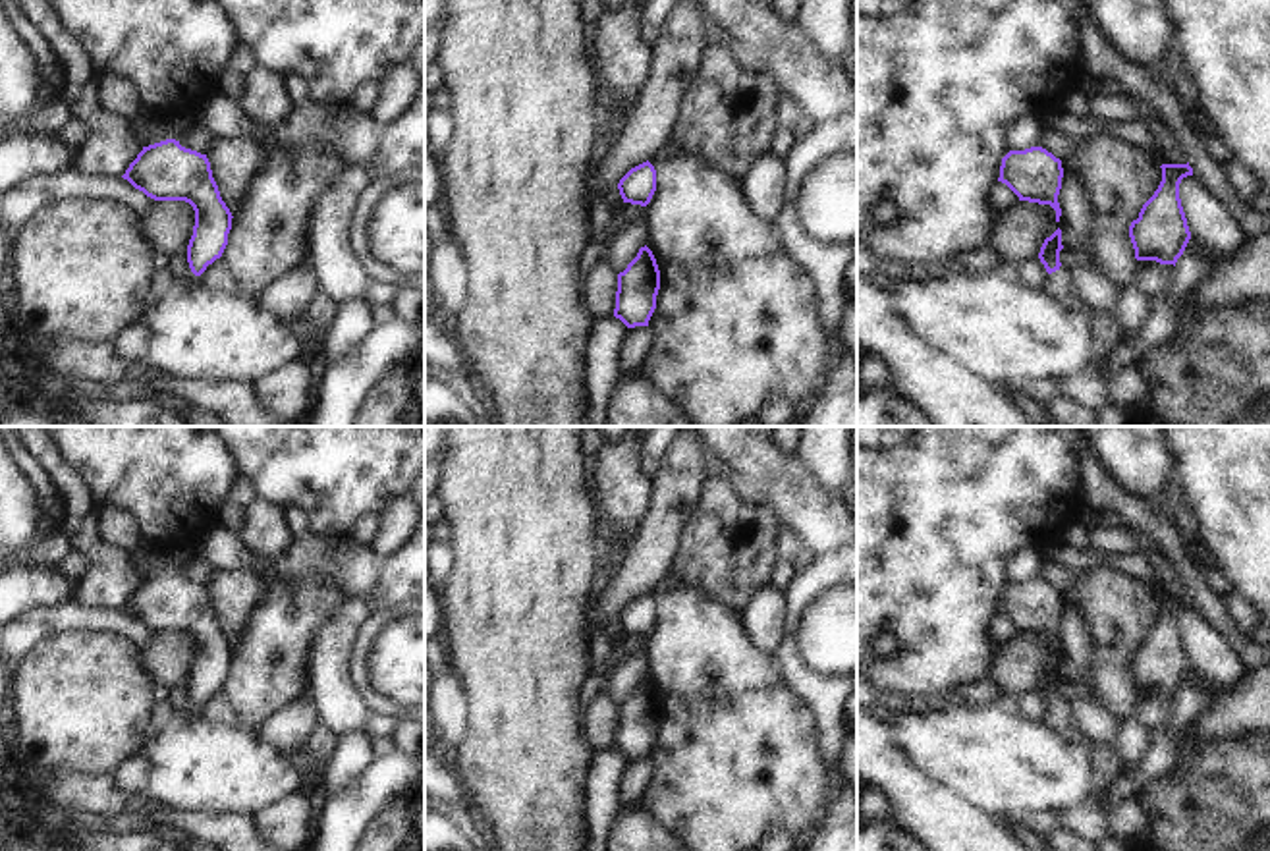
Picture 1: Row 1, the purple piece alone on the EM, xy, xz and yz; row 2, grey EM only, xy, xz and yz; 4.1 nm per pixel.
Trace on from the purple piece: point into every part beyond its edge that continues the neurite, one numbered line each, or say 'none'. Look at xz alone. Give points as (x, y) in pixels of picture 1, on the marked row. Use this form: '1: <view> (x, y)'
none

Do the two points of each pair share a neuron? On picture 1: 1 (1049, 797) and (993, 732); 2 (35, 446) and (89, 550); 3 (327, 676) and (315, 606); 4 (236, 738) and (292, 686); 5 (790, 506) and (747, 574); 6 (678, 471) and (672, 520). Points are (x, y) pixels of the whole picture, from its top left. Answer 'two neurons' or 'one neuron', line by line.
1: one neuron
2: one neuron
3: two neurons
4: two neurons
5: two neurons
6: one neuron

